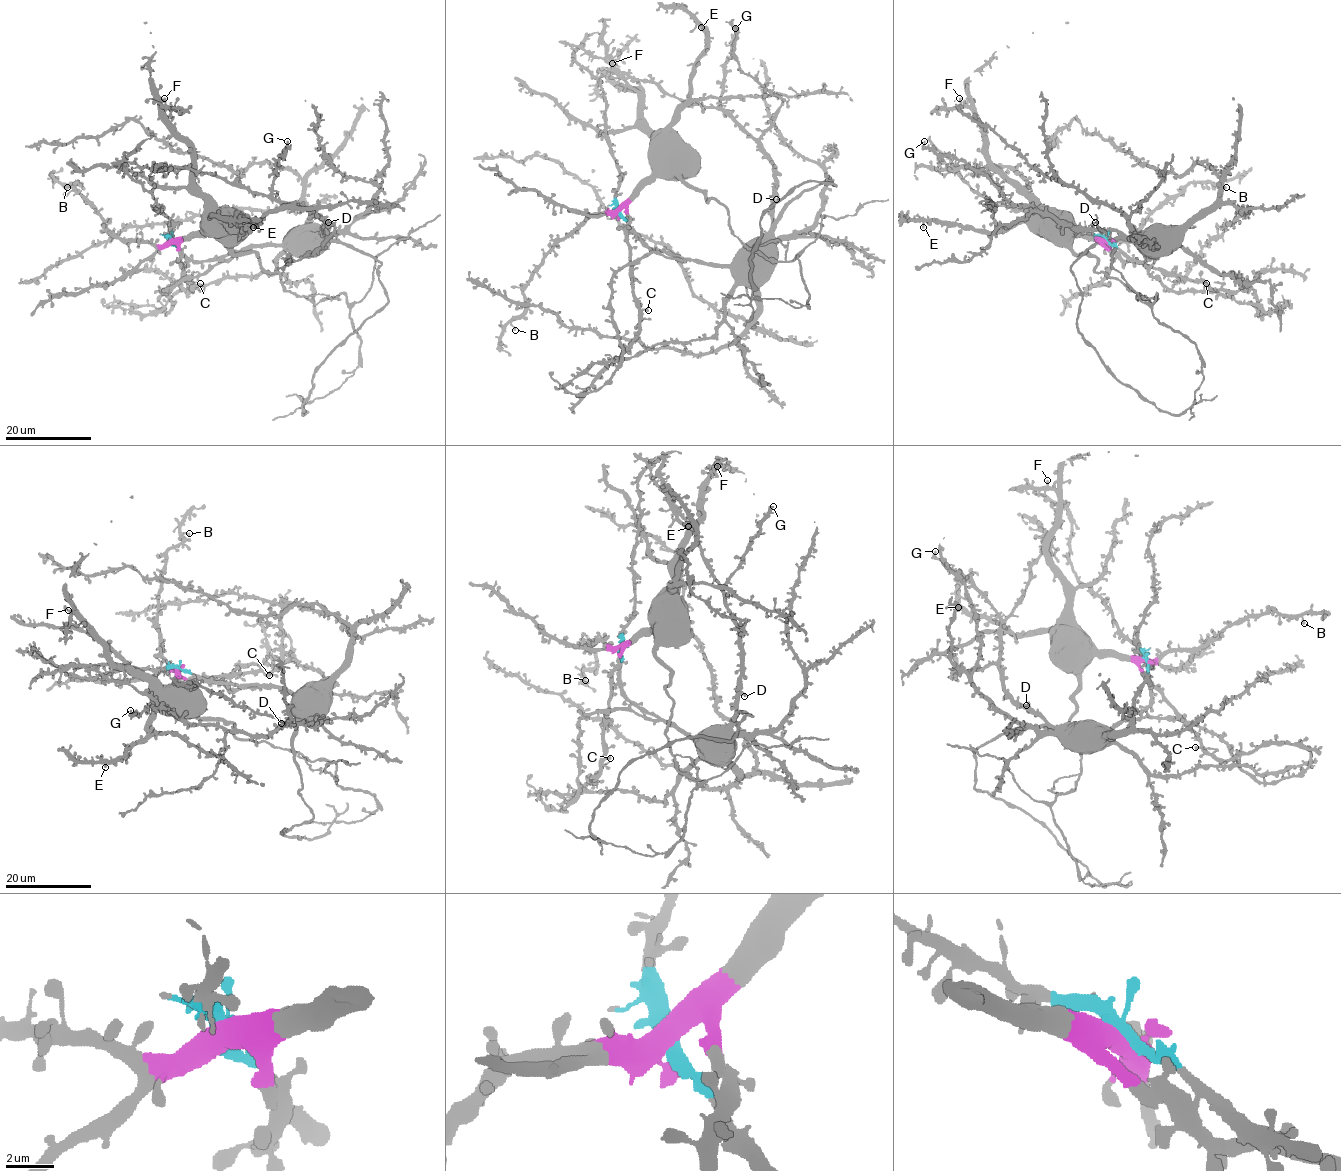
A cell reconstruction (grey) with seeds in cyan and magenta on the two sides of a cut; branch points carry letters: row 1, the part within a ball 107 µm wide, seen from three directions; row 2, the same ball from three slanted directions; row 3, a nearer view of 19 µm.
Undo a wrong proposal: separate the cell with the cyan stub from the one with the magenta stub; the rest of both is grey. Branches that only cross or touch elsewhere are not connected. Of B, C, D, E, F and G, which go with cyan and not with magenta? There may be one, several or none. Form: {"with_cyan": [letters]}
{"with_cyan": ["D", "G"]}

